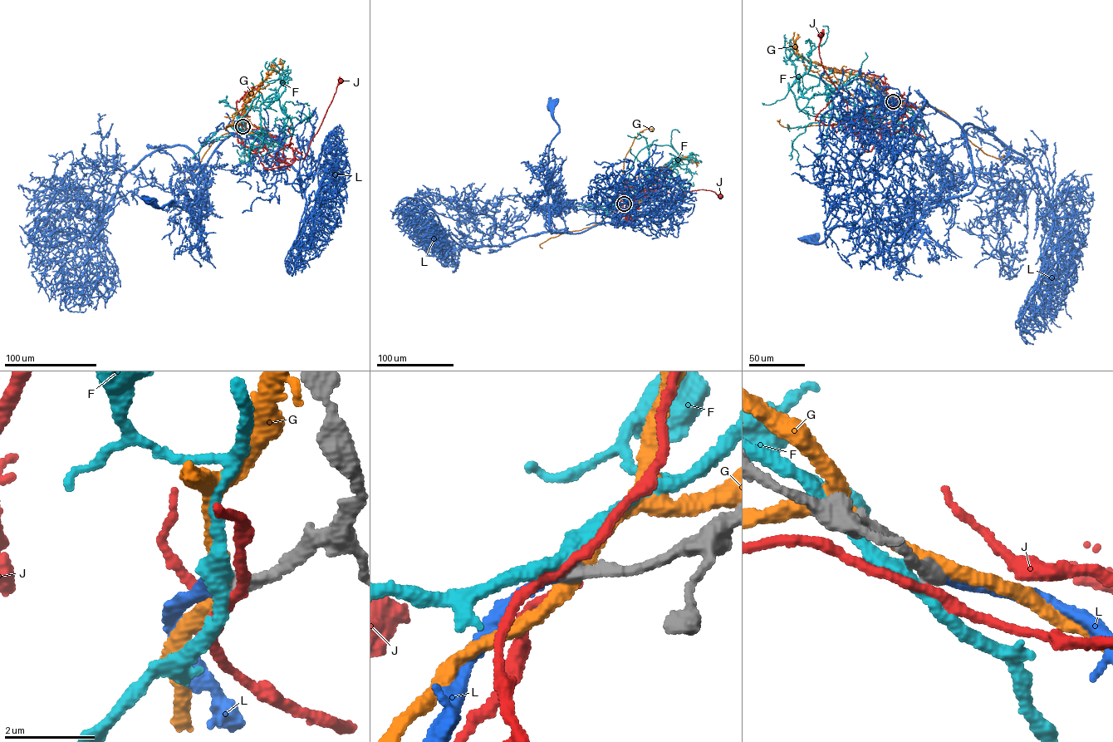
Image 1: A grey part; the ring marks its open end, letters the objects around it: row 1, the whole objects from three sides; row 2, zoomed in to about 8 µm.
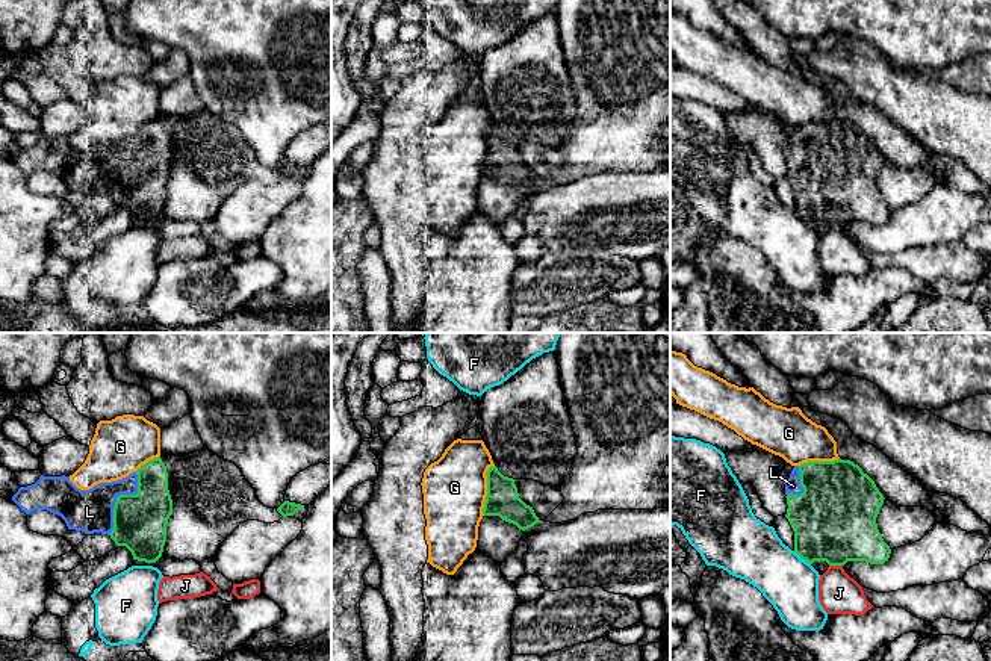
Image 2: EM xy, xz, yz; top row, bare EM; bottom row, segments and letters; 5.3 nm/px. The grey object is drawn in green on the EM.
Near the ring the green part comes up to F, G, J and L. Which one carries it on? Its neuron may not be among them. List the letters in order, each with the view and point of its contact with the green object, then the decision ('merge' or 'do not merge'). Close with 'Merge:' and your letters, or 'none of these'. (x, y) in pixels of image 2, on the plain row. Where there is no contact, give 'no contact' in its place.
F: yz (802, 220) | do not merge
G: xz (487, 152) | do not merge
J: yz (835, 226) | do not merge
L: xy (118, 158) | merge
Merge: L

